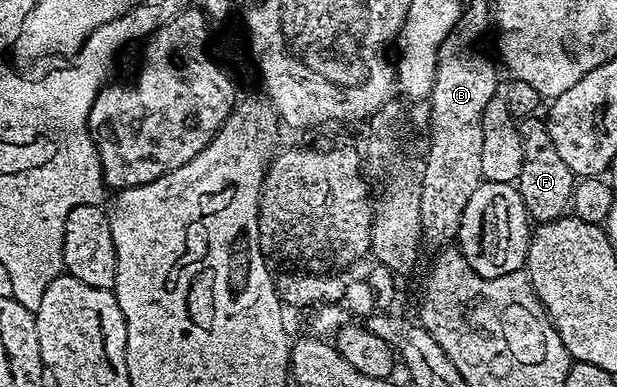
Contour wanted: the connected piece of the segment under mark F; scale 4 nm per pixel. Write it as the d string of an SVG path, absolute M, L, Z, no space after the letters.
M541 117L521 119L518 122L518 131L522 141L524 164L520 168L516 185L524 200L527 214L538 224L563 217L571 209L571 198L576 185L575 174L570 171L568 164L564 164L560 152L556 152L556 144L552 144L552 136L548 136L548 128Z

